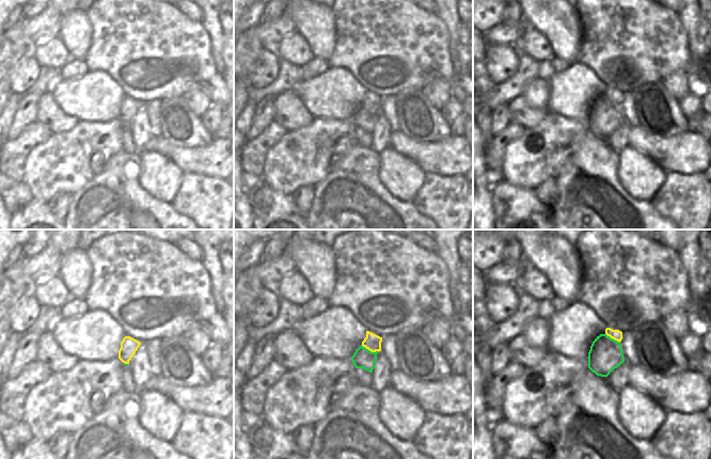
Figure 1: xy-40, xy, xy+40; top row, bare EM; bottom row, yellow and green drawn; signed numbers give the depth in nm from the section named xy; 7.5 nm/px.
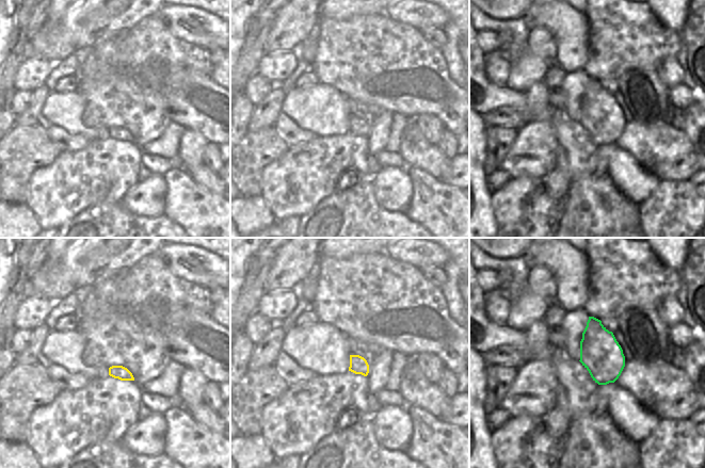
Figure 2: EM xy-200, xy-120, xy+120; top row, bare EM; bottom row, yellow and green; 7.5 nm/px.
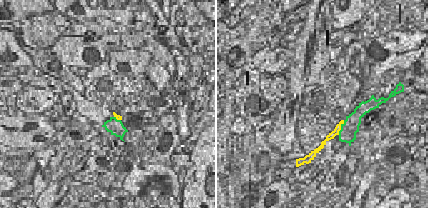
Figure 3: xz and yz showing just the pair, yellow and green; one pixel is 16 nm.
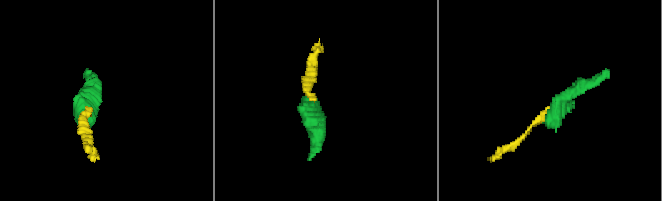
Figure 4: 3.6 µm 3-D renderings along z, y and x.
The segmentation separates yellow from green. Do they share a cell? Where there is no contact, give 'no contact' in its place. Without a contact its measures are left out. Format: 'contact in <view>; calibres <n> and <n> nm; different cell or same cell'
contact in xy; calibres 120 and 150 nm; same cell

